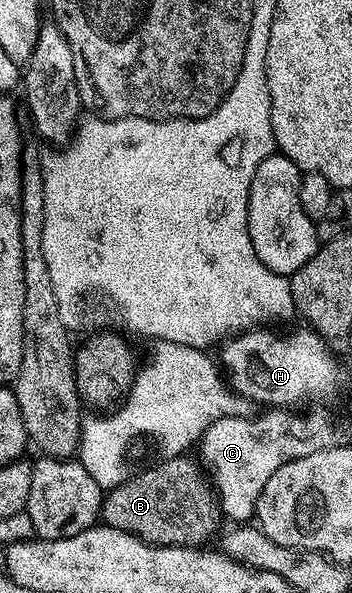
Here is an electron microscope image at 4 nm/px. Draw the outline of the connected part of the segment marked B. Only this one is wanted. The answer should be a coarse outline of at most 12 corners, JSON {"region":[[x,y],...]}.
{"region":[[187,455],[104,494],[102,522],[150,545],[195,547],[221,522]]}

